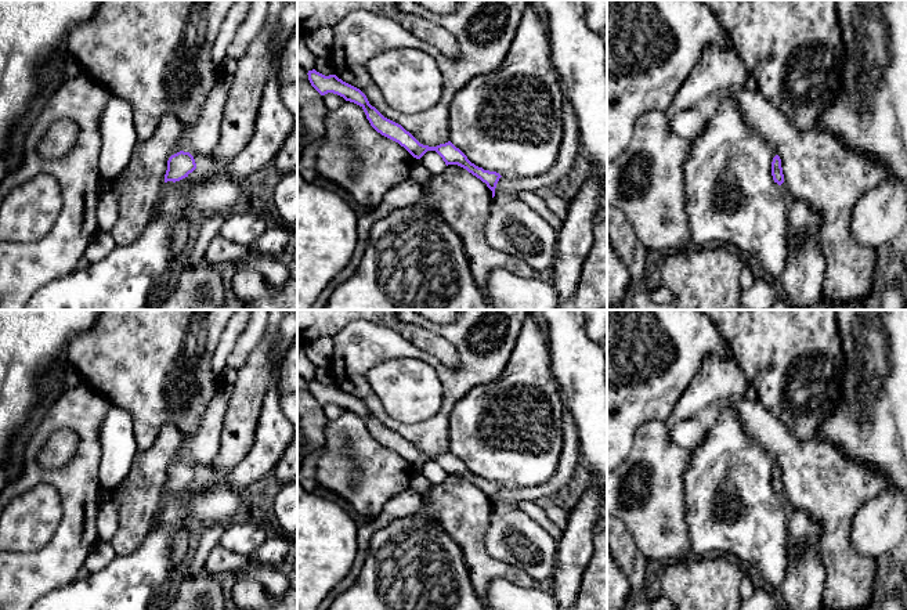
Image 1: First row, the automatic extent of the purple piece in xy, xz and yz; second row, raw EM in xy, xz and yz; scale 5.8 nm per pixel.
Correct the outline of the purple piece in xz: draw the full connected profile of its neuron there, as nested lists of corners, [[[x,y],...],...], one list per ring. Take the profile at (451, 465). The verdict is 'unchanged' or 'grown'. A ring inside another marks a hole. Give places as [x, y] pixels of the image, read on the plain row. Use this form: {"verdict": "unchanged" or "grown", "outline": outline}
{"verdict": "grown", "outline": [[[315,379],[308,380],[311,396],[321,404],[337,404],[346,411],[359,415],[371,436],[382,445],[398,452],[413,468],[420,469],[427,461],[436,461],[445,474],[458,474],[480,488],[492,501],[492,513],[485,546],[491,556],[525,571],[534,581],[550,581],[556,569],[557,541],[523,510],[496,498],[502,487],[496,481],[484,480],[471,473],[451,451],[437,456],[420,454],[401,434],[384,427],[372,416],[366,405],[336,385],[325,386]]]}

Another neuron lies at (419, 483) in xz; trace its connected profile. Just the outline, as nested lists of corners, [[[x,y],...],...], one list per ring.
[[[420,470],[415,472],[409,484],[409,488],[420,492],[422,495],[427,494],[433,484],[420,473]]]

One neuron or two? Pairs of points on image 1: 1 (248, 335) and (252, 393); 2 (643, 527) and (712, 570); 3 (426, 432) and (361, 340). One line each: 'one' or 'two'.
1: two
2: two
3: one

